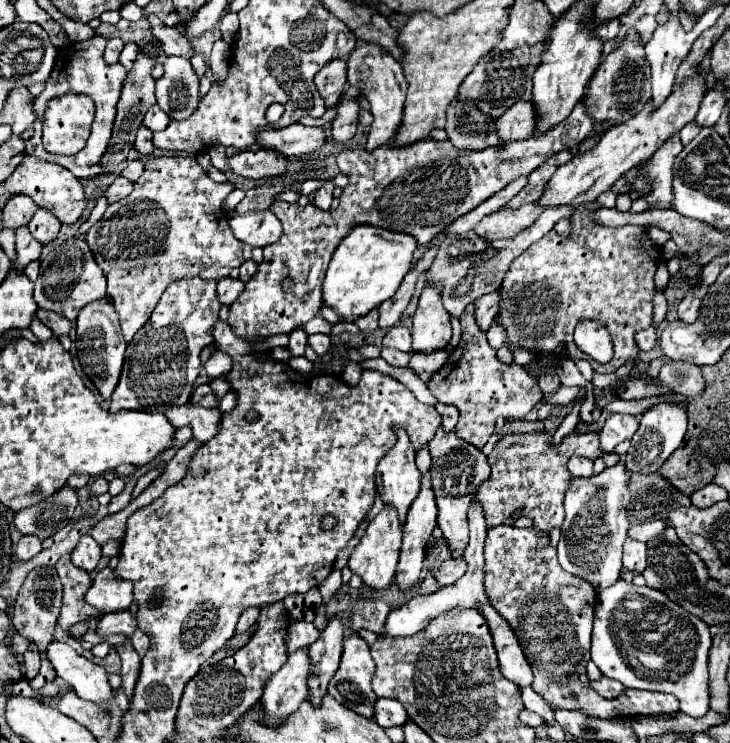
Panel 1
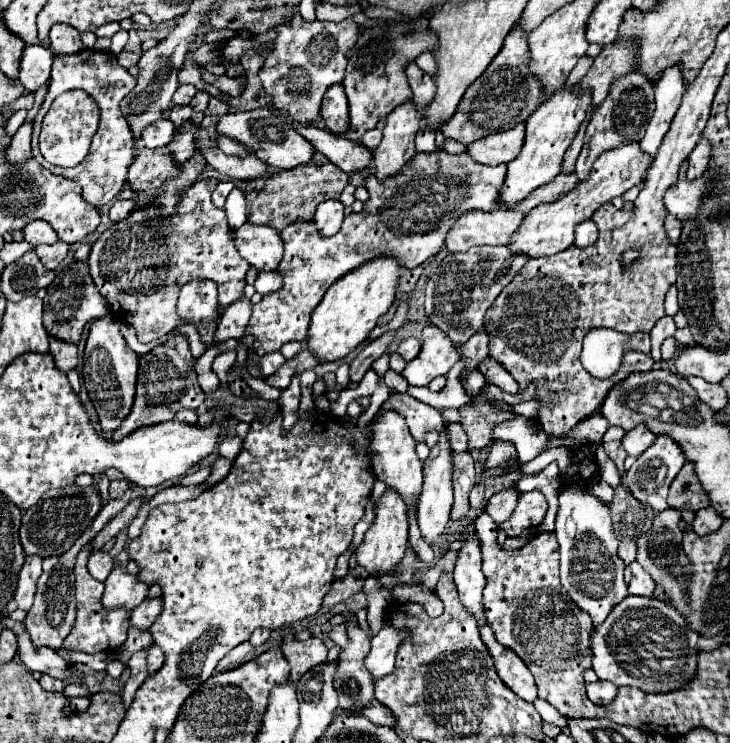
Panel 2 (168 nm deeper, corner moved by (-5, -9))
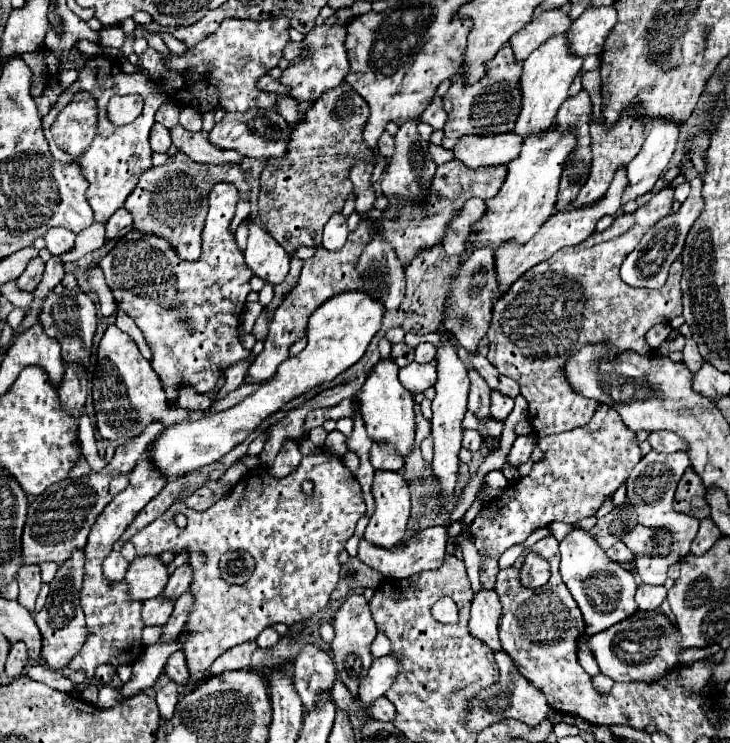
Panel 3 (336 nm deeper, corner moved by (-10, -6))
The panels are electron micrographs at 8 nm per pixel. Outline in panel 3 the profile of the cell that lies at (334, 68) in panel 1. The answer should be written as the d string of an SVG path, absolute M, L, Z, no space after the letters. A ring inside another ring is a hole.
M348 85L324 91L290 135L284 157L268 159L260 177L260 221L268 233L294 255L300 247L318 247L322 229L334 213L340 213L352 193L350 169L356 161L368 161L372 149L364 143L362 131L370 117L366 101Z

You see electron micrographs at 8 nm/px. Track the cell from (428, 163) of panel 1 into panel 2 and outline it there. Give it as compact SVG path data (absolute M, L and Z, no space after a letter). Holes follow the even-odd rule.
M445 150L417 152L395 176L379 180L375 174L365 174L365 188L369 192L369 200L363 204L361 212L351 212L349 216L345 216L341 230L335 236L329 236L329 238L321 236L315 222L307 222L307 220L291 222L281 232L281 238L285 242L285 256L277 268L277 274L283 278L283 286L277 292L265 294L263 300L253 306L251 320L245 328L245 332L255 338L253 342L255 354L263 356L263 354L279 350L285 342L305 340L311 314L319 306L325 290L337 278L341 278L343 274L347 274L361 262L369 258L377 258L377 254L393 254L395 258L401 258L401 264L405 268L417 268L423 262L427 262L431 256L435 256L443 248L449 230L453 228L453 224L457 222L461 214L469 210L491 212L491 210L501 208L499 192L505 182L505 172L507 172L505 164L485 166L485 164L475 162L467 152L461 152L461 154L449 154Z

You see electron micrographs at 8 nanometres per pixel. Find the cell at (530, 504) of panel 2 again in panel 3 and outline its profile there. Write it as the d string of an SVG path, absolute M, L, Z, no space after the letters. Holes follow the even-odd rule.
M600 405L592 417L592 421L584 427L578 427L574 431L566 431L566 433L558 433L558 435L548 435L542 437L540 441L540 449L548 455L546 459L534 463L530 475L520 477L518 481L510 483L506 487L506 491L496 497L494 501L490 501L488 505L482 507L482 511L476 515L476 519L472 521L470 527L470 535L472 541L478 549L478 553L482 555L482 565L480 571L484 569L488 575L488 583L492 587L482 587L482 589L494 589L496 583L496 575L498 575L498 557L512 545L524 543L528 539L528 535L532 535L536 529L544 529L554 521L562 521L562 523L576 523L580 519L592 517L596 515L596 511L602 507L604 499L610 499L614 495L614 491L626 483L626 479L630 477L630 471L634 469L634 465L642 459L640 453L640 443L636 441L636 433L630 431L620 415L606 405Z

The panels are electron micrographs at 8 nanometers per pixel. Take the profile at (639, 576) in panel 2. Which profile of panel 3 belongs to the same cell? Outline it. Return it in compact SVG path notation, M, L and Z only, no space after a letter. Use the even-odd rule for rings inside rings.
M640 585L636 591L636 603L640 611L656 611L660 603L666 597L664 587L650 587L650 585Z

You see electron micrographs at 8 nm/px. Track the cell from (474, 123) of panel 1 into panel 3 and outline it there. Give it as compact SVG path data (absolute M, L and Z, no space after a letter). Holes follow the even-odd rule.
M430 145L430 155L432 155L432 159L436 161L436 165L444 165L444 163L448 163L450 159L454 159L454 153L452 153L450 149L440 147L440 145Z

